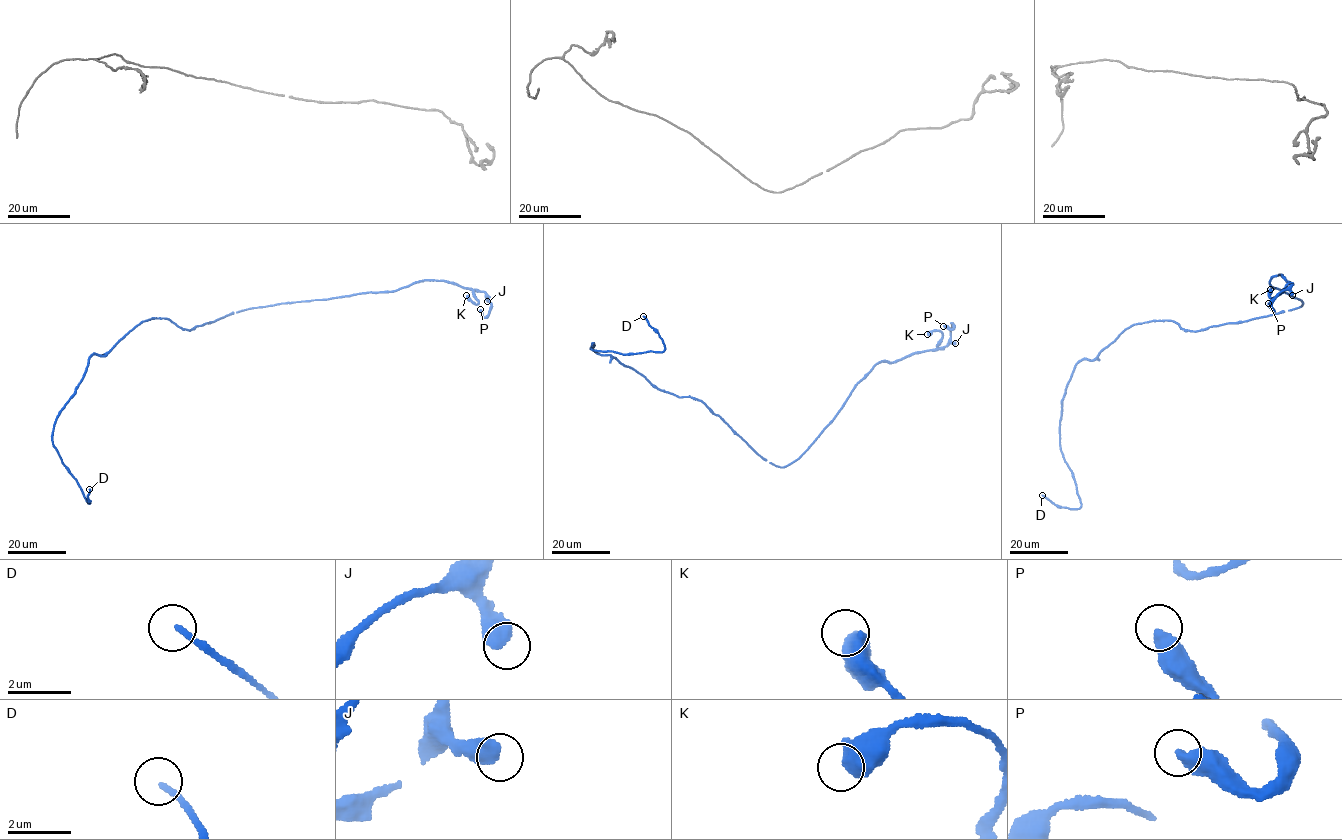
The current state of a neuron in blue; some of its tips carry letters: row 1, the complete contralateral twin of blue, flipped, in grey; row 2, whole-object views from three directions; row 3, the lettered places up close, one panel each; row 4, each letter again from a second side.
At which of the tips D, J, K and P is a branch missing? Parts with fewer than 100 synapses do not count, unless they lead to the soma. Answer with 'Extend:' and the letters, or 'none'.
Extend: none

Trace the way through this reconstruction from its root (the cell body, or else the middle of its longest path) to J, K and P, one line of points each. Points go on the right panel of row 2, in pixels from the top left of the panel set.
J: (1211, 327), (1302, 306), (1302, 300), (1271, 287), (1273, 276), (1283, 274), (1292, 282), (1292, 295)
K: (1211, 327), (1302, 306), (1302, 300), (1271, 287), (1270, 279), (1283, 274), (1287, 286), (1273, 298), (1270, 289)
P: (1211, 327), (1303, 303), (1271, 287), (1270, 279), (1283, 274), (1292, 284), (1273, 300), (1273, 311), (1268, 303)

